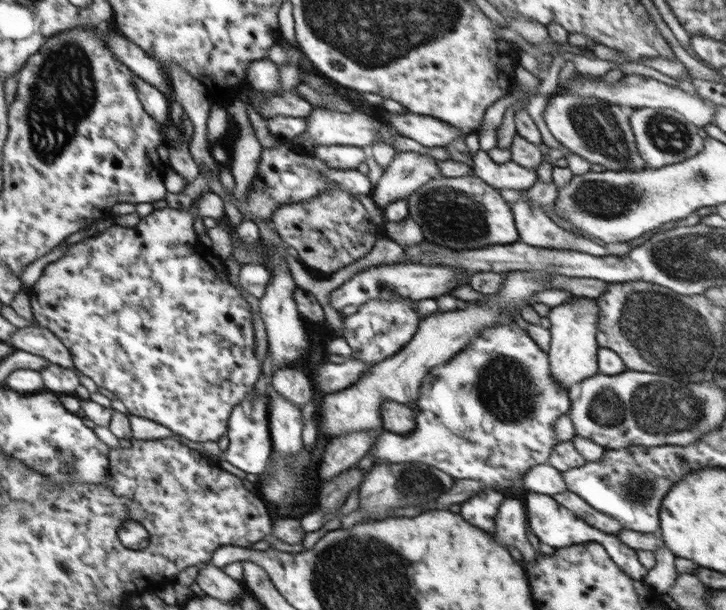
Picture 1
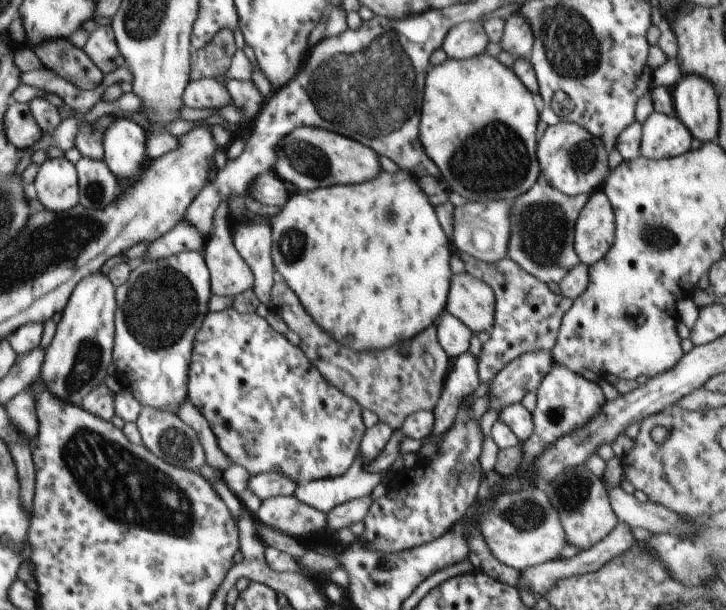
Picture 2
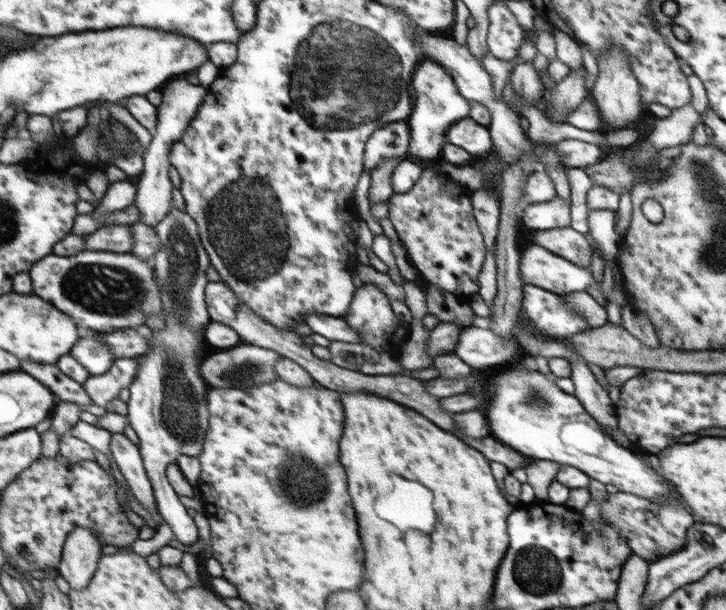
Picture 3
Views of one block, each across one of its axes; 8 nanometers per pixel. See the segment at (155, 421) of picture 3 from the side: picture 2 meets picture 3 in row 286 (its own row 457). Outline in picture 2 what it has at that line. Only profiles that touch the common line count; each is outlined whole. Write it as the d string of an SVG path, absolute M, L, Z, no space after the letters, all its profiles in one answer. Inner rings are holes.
M143 407L136 424L144 446L164 462L197 472L206 464L205 452L198 435L178 415L154 407Z

